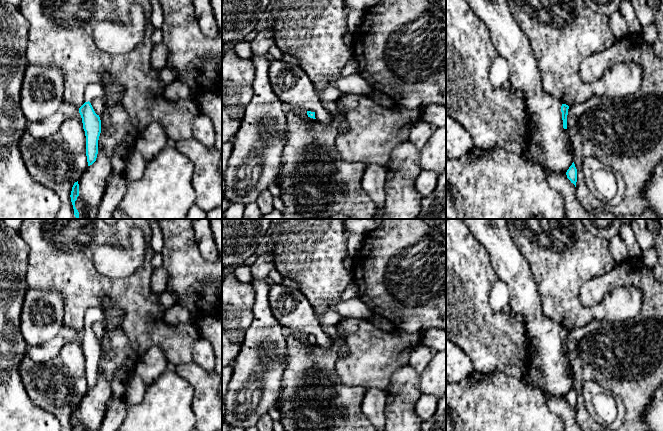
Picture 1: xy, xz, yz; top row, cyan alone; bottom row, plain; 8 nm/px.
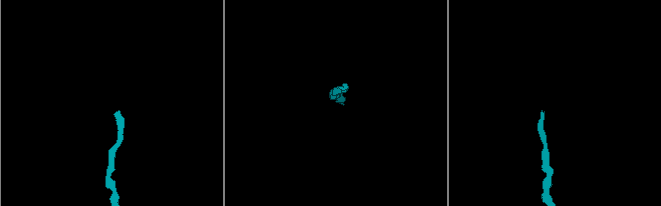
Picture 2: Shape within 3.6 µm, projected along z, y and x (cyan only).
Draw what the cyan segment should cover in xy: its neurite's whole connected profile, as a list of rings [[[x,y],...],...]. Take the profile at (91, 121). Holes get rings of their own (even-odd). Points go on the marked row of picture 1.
[[[93,83],[86,87],[84,92],[85,103],[79,108],[83,129],[86,136],[86,156],[88,166],[92,165],[98,154],[98,140],[101,133],[101,120],[89,102],[92,98],[104,96],[104,89],[100,84]]]

